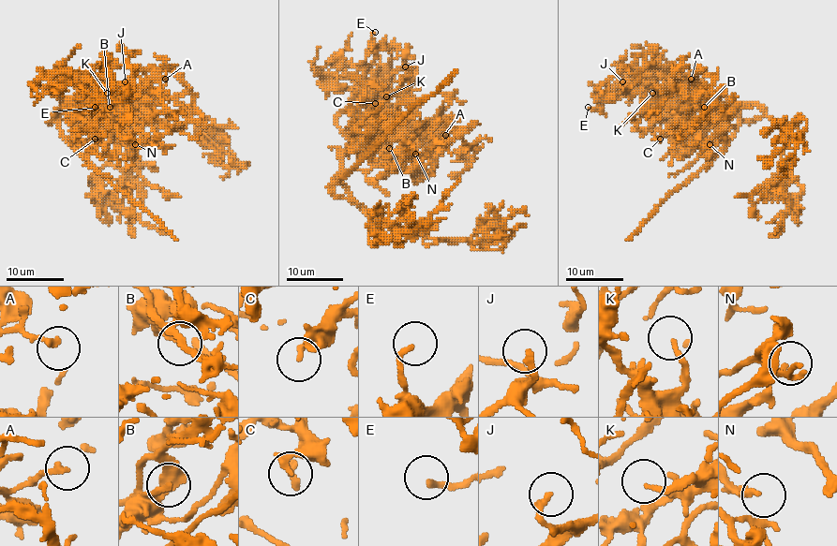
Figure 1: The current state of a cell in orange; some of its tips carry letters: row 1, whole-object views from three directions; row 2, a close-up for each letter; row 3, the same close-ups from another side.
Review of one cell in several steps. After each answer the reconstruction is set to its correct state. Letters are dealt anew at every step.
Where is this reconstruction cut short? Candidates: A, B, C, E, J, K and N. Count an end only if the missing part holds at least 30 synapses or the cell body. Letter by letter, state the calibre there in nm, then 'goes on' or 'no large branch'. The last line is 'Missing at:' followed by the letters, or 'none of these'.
A: calibre 200 nm; no large branch
B: calibre 180 nm; no large branch
C: calibre 240 nm; no large branch
E: calibre 190 nm; no large branch
J: calibre 220 nm; no large branch
K: calibre 160 nm; no large branch
N: calibre 140 nm; no large branch
Missing at: none of these

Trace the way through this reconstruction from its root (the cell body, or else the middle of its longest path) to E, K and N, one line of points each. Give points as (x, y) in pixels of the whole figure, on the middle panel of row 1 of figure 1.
E: (369, 216), (335, 179), (348, 127), (372, 100), (375, 32)
K: (369, 216), (335, 179), (350, 121), (355, 113), (380, 113), (386, 96)
N: (369, 216), (353, 200), (352, 193), (335, 181), (348, 170), (362, 170), (369, 181), (382, 179), (415, 154)

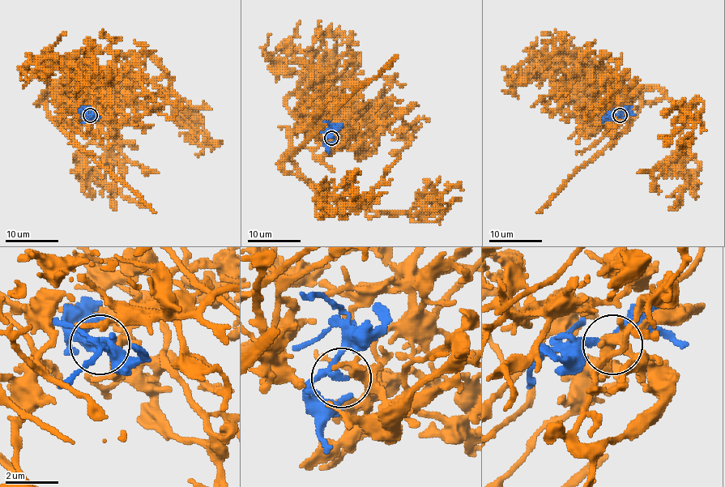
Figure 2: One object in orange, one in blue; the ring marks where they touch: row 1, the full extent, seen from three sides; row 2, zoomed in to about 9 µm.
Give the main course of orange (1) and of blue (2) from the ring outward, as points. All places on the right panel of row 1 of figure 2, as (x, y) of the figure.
1: (620, 115), (639, 88), (630, 80), (641, 99), (658, 87), (695, 108), (676, 161), (693, 181), (675, 207)
2: (620, 115), (607, 115), (602, 123)

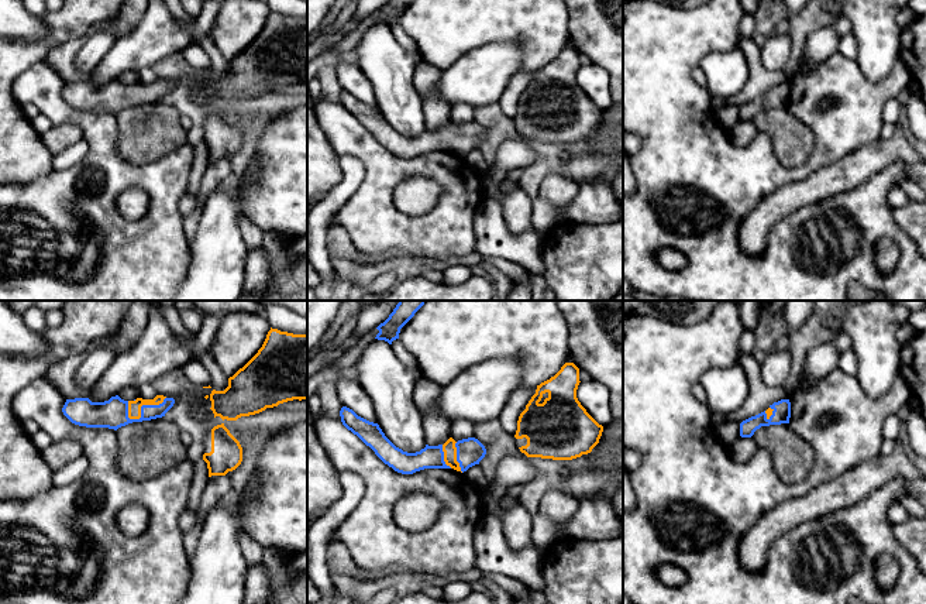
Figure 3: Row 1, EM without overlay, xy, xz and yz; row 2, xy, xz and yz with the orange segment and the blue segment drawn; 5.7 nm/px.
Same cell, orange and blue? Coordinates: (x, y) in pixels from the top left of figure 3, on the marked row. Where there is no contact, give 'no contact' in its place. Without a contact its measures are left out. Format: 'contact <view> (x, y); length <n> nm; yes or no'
contact xy (143, 404); length 260 nm; yes

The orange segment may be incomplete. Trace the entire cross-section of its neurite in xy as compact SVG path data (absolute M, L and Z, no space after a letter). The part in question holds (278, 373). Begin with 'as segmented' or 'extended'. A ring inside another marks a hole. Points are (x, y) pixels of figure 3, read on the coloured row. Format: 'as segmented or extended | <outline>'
as segmented | M271 327L258 353L228 378L228 387L224 391L211 391L210 409L214 418L237 421L293 399L307 399L307 334Z

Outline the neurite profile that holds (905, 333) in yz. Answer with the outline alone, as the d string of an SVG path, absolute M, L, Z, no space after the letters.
M906 322L902 323L896 332L896 337L902 344L909 344L918 332Z

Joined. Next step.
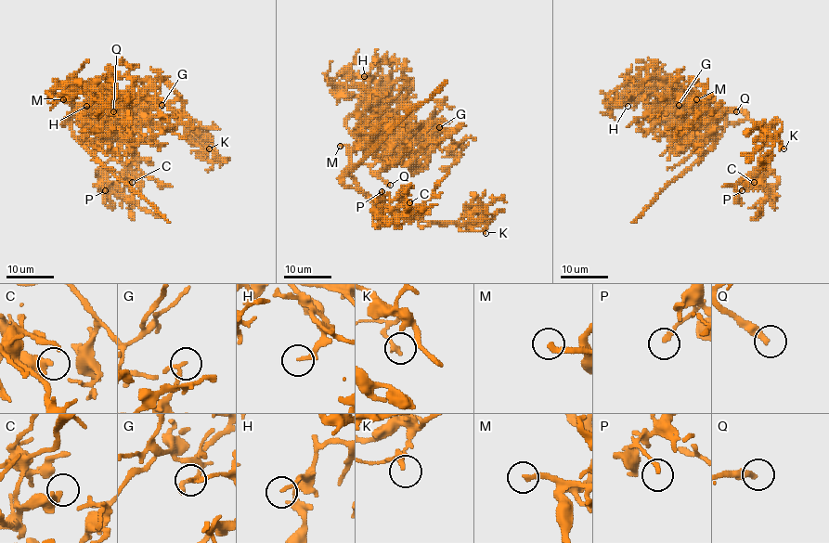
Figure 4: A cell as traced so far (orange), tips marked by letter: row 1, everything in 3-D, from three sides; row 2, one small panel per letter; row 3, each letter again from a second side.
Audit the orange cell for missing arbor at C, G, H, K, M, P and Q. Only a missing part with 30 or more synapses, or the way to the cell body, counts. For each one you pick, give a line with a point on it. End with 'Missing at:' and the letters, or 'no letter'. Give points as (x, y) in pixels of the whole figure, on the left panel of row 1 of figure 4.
K: (209, 148)
M: (63, 99)
Q: (113, 111)
Missing at: K, M, Q

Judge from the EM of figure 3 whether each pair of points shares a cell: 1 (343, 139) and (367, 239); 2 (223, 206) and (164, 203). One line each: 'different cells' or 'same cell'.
1: same cell
2: different cells

